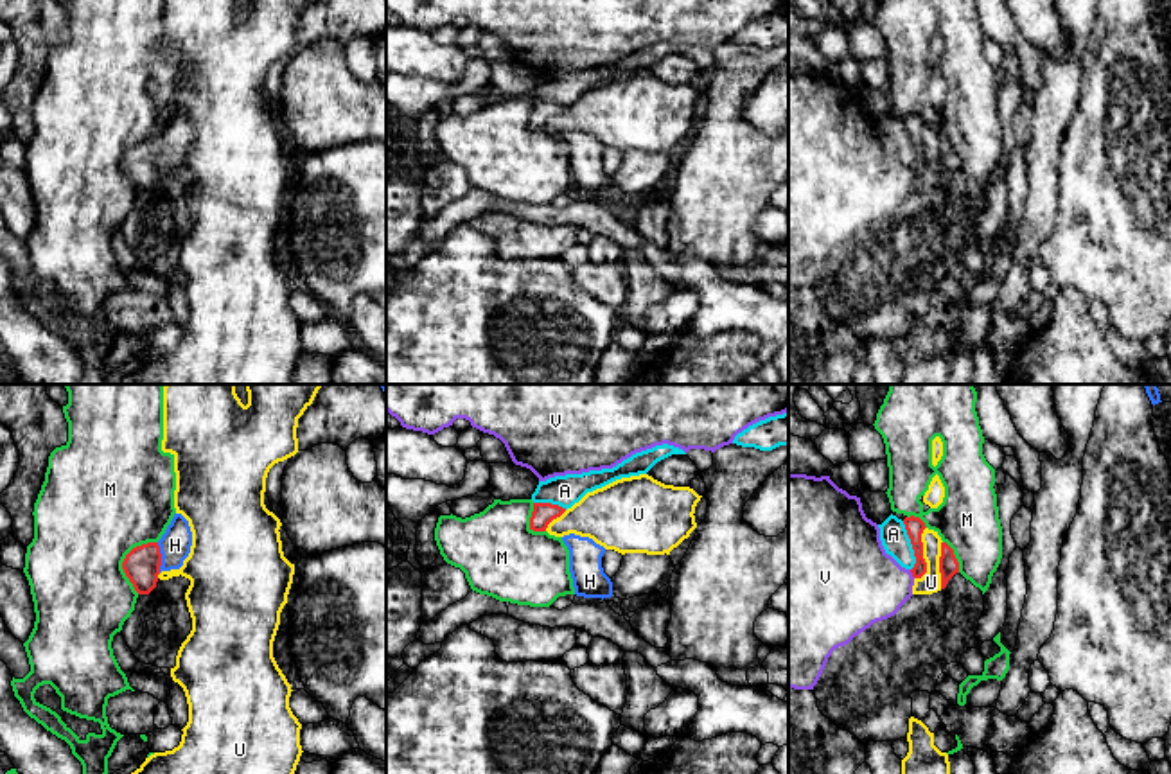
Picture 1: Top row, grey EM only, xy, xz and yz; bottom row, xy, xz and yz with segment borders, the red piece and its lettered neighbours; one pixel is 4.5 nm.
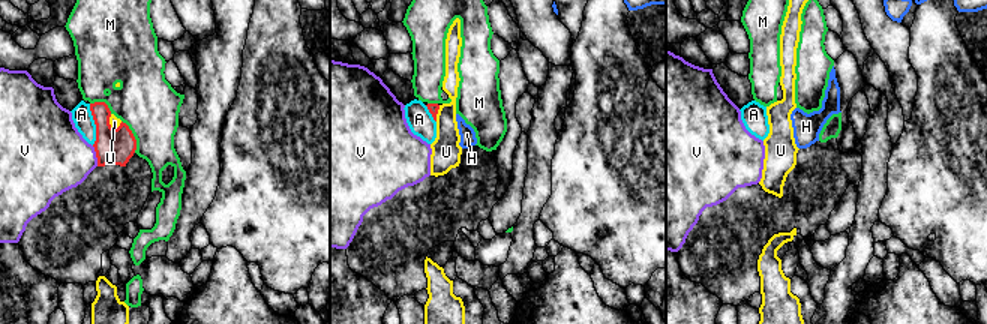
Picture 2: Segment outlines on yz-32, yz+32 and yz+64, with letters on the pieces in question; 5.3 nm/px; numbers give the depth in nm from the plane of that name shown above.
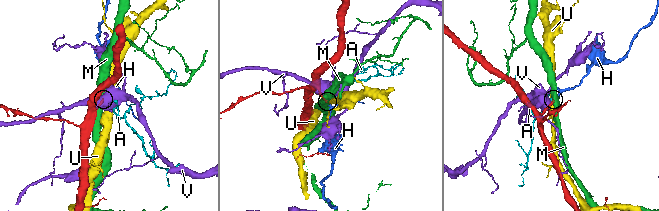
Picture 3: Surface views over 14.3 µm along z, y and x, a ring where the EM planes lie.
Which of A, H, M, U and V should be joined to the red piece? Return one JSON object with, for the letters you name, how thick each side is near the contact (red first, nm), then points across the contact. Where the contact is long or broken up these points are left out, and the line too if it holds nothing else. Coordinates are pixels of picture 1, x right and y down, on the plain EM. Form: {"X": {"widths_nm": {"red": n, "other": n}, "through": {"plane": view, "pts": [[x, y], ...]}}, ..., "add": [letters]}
{"H": {"widths_nm": {"red": 160, "other": 140}, "through": {"plane": "xy", "pts": [[142, 162], [160, 155], [175, 142]]}}, "add": ["H"]}

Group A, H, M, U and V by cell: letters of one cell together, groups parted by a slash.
A / H / M / U / V

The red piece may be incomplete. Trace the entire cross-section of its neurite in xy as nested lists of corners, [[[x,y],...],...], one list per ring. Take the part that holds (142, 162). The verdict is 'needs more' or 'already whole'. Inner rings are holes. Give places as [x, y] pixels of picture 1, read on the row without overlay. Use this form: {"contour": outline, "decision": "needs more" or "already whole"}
{"contour": [[[174,111],[171,122],[158,140],[147,140],[133,145],[122,167],[138,192],[149,192],[162,169],[180,167],[189,154],[192,129],[181,111]]], "decision": "needs more"}

